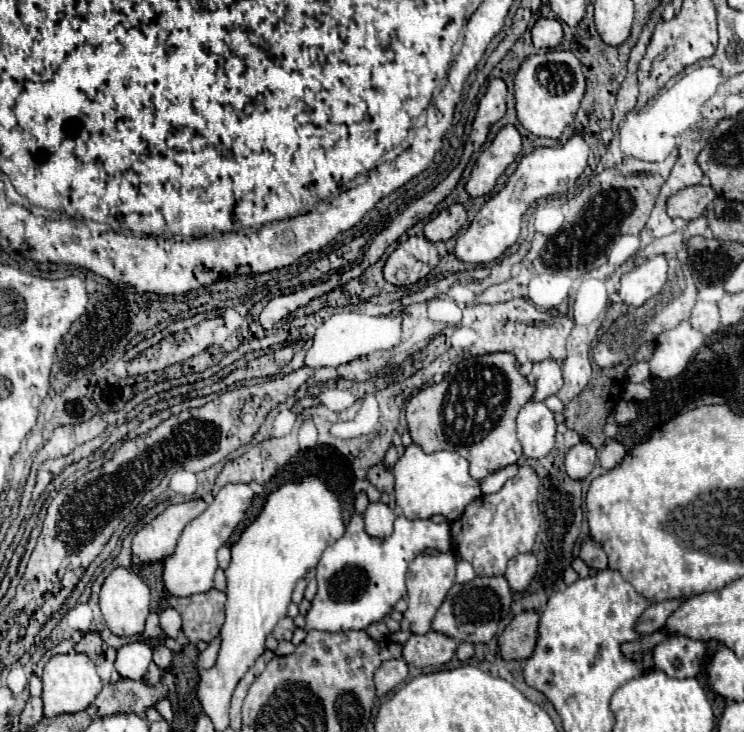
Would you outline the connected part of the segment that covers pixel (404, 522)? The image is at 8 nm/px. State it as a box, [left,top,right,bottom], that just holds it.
[304,514,452,634]

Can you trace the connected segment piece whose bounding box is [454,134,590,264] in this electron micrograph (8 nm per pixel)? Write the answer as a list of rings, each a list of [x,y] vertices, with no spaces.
[[[574,134],[562,146],[536,148],[530,154],[522,156],[522,160],[518,162],[518,168],[508,176],[506,186],[480,208],[480,212],[470,222],[468,230],[464,230],[462,236],[456,238],[456,248],[454,248],[456,256],[470,264],[496,260],[506,248],[510,248],[518,240],[520,222],[522,222],[522,214],[526,212],[526,208],[542,196],[562,194],[568,188],[572,188],[578,176],[586,168],[588,154],[590,154],[590,148],[584,136]]]

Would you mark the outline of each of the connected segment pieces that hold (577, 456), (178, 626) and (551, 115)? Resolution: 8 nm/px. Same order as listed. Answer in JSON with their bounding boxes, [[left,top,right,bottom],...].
[[564,442,596,480],[160,608,182,638],[514,50,586,140]]

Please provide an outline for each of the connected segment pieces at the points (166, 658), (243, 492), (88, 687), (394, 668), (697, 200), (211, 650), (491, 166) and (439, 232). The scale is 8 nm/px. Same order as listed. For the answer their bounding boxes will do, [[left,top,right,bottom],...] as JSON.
[[154,646,172,670],[164,484,254,596],[42,654,102,716],[374,658,408,696],[666,186,716,220],[198,636,220,670],[466,126,520,196],[424,204,466,242]]

